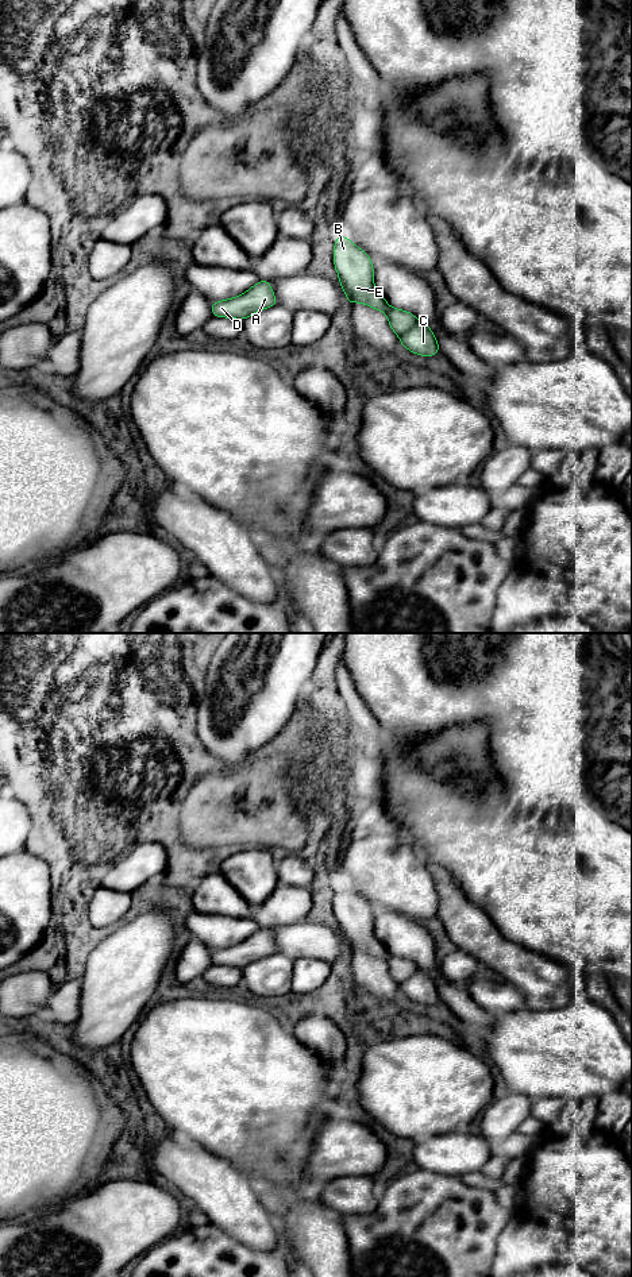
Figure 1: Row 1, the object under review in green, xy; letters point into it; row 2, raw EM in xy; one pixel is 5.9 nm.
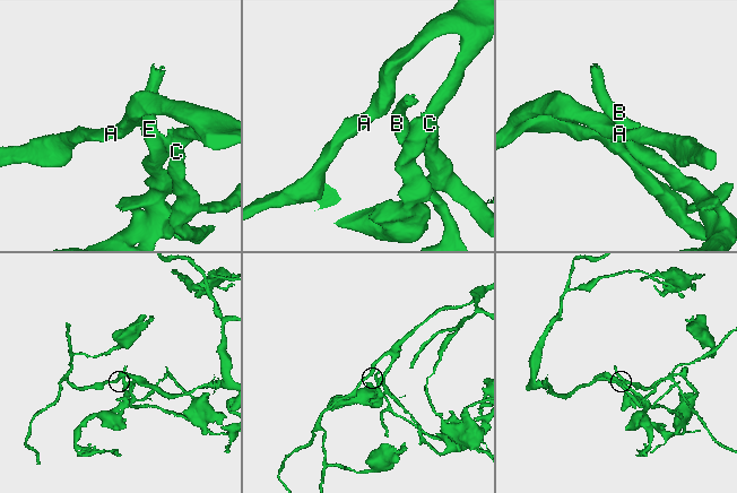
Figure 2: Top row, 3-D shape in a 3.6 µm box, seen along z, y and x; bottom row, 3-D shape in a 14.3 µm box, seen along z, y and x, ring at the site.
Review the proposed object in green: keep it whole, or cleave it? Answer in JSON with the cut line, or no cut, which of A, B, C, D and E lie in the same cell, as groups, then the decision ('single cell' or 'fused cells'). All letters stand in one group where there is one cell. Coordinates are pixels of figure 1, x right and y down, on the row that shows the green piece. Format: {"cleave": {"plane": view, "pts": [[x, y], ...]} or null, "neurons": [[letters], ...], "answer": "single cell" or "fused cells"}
{"cleave": null, "neurons": [["A", "B", "C", "D", "E"]], "answer": "single cell"}

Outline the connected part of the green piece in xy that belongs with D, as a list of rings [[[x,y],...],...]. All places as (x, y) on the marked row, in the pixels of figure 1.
[[[261,279],[238,297],[211,302],[211,312],[213,317],[238,319],[243,321],[248,316],[274,305],[278,305],[278,301],[271,290],[270,281]]]

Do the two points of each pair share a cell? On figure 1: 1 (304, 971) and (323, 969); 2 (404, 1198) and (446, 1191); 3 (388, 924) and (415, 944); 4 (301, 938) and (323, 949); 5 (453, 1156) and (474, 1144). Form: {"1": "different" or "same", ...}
{"1": "same", "2": "same", "3": "same", "4": "same", "5": "same"}

